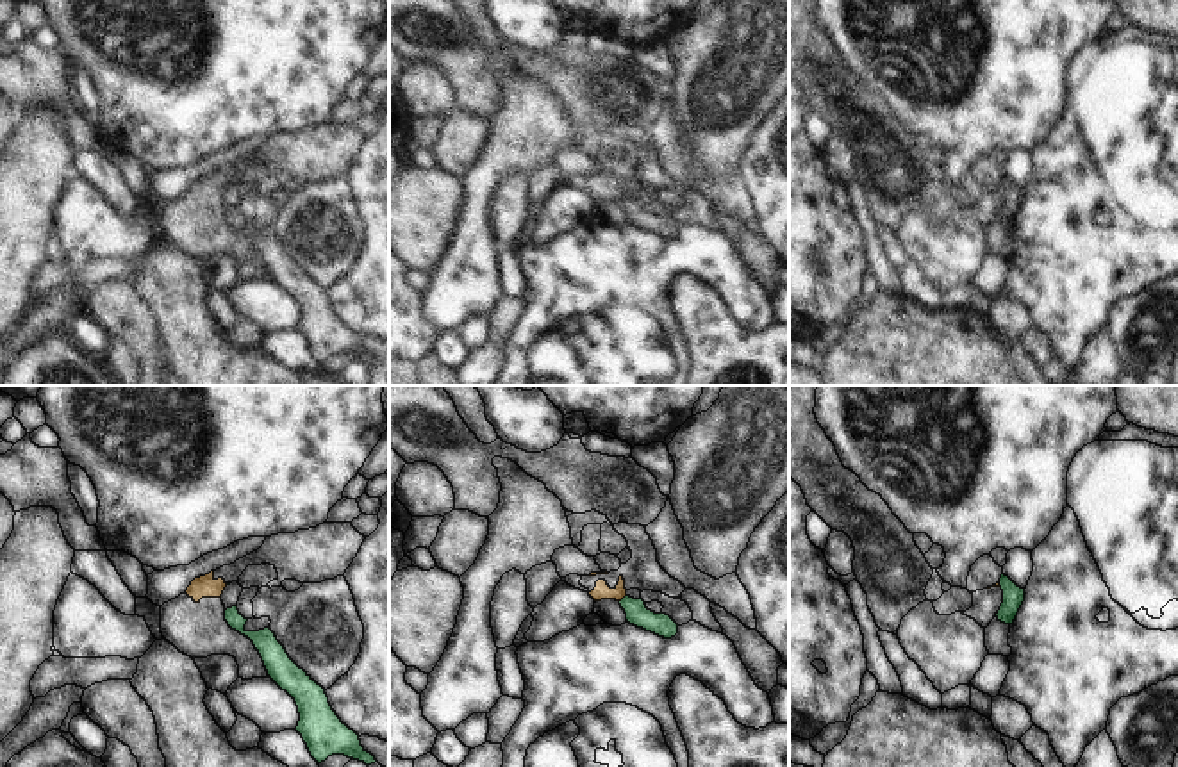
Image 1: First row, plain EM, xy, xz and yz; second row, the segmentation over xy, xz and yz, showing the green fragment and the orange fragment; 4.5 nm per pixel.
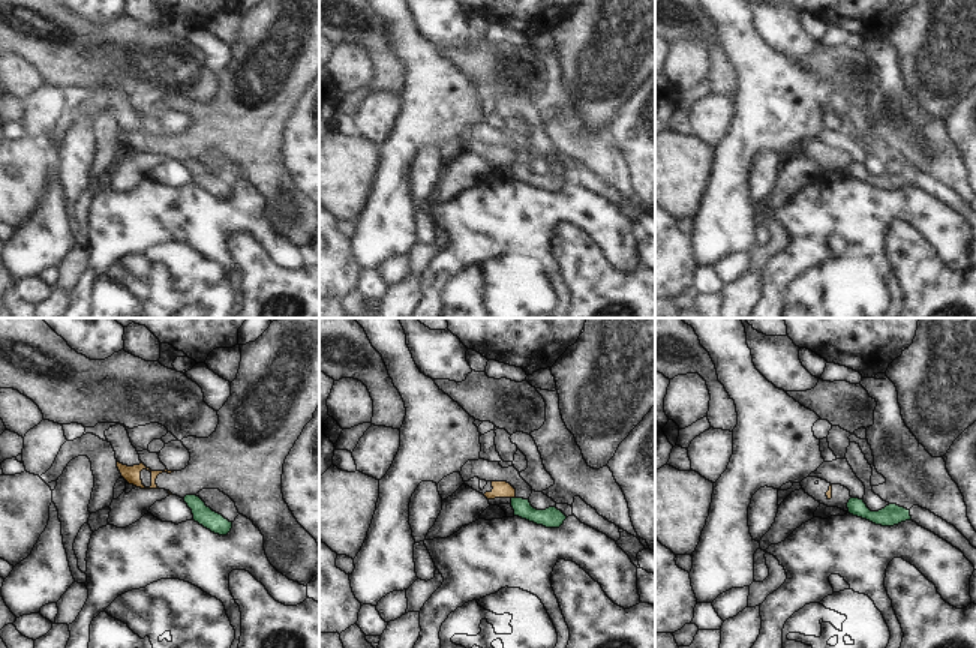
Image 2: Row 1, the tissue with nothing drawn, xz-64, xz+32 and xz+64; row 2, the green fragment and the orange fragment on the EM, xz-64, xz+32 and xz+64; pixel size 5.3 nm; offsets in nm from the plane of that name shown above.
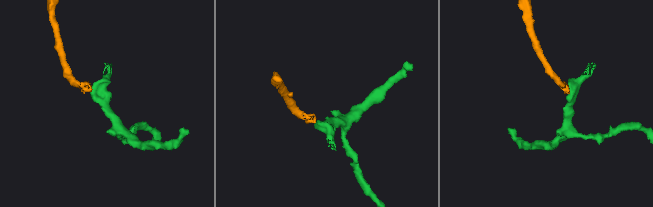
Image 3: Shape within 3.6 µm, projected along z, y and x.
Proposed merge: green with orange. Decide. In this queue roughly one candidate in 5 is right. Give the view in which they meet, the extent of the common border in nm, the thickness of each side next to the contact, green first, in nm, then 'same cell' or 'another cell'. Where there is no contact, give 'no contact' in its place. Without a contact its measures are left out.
meets green in xz; contact 50 nm long; 100 nm thick on the green side, 80 nm on the other; another cell

